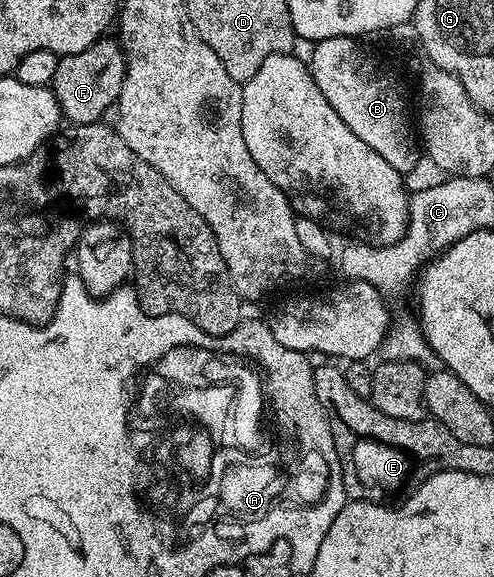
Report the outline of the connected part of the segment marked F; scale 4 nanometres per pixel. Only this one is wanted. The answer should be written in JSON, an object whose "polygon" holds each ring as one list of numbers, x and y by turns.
{"polygon":[[104,37,89,45,89,49,81,49,81,53,62,56,57,73,53,73,53,81,49,84,59,102,62,118,71,125,100,122,103,114,118,104,126,72,127,58,115,37]]}

